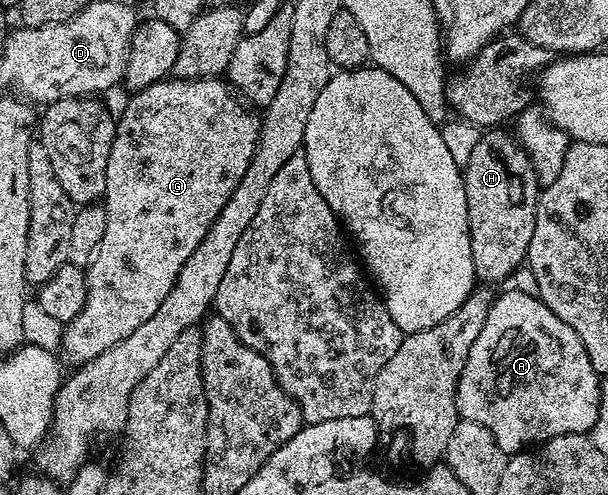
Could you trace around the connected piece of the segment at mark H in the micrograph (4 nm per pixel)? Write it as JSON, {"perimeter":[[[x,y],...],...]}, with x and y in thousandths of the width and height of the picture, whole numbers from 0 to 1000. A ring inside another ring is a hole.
{"perimeter":[[[809,259],[786,283],[786,299],[773,311],[773,323],[760,339],[766,380],[766,436],[773,469],[773,517],[780,525],[780,549],[796,574],[829,570],[854,537],[863,535],[872,501],[872,477],[882,459],[882,408],[888,400],[890,374],[882,362],[882,339],[834,261]]]}

